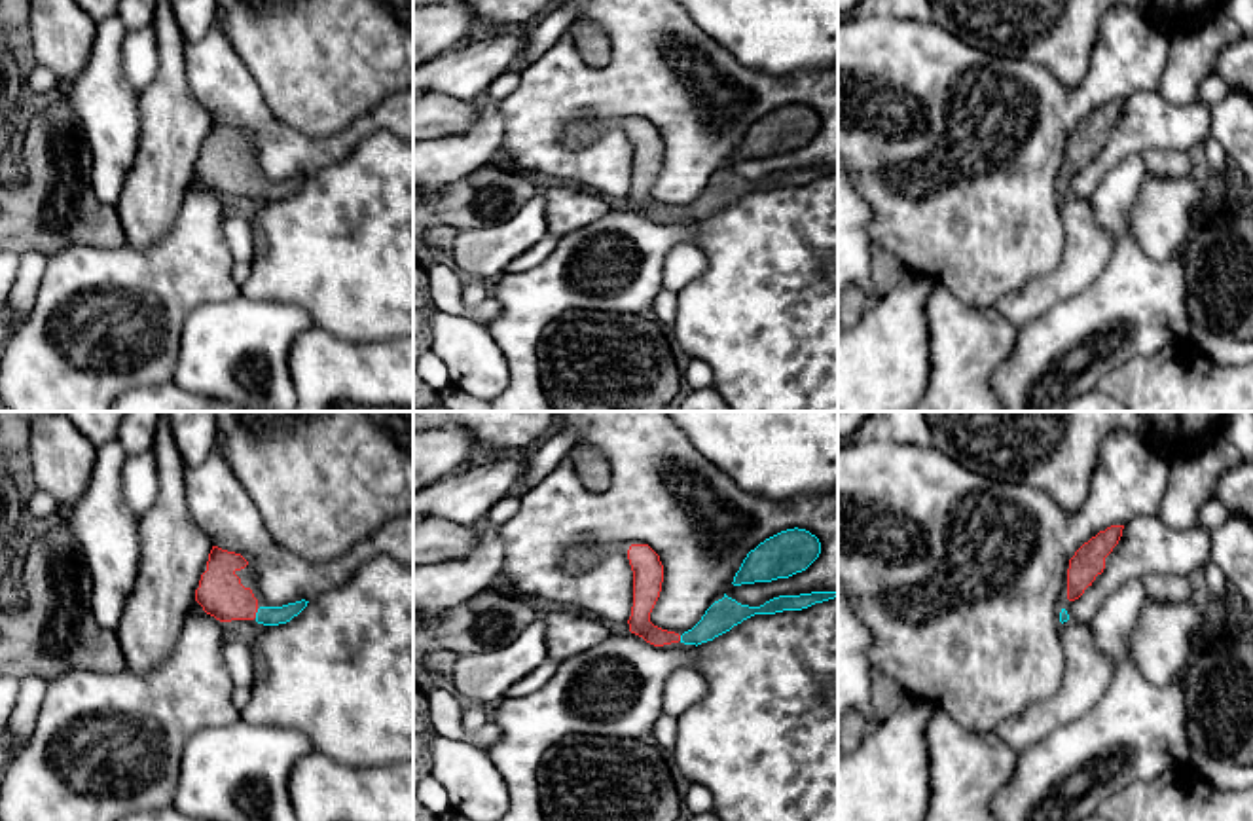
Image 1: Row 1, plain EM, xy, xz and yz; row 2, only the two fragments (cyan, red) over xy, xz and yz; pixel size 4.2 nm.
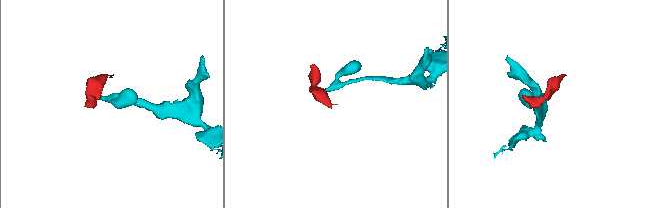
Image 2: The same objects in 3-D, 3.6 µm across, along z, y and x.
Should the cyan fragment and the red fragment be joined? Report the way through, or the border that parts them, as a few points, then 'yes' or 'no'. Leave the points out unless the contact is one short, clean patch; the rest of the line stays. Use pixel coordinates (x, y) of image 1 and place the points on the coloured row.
across xy (266, 615), (256, 613), (220, 594) | yes

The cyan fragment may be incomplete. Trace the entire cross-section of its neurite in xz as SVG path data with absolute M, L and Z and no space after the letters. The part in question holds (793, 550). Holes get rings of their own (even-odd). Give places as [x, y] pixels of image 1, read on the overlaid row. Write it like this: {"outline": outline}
{"outline": "M806 529L781 531L747 554L734 586L772 582L806 571L821 554L821 542Z"}

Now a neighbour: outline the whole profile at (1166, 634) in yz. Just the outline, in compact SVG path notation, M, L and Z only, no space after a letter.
M1147 599L1128 641L1128 652L1151 684L1166 686L1185 671L1192 652L1206 639L1206 624L1196 605Z

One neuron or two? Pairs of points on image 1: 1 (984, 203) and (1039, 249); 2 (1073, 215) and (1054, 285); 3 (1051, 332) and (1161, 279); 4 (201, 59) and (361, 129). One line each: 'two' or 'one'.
1: one
2: one
3: one
4: one

